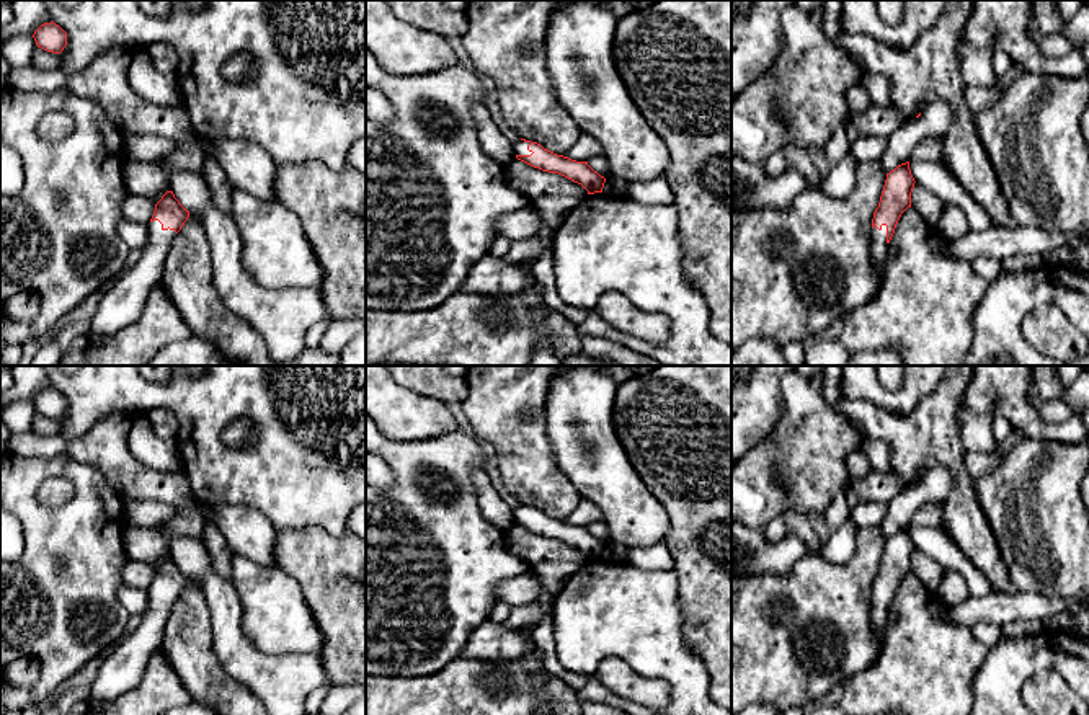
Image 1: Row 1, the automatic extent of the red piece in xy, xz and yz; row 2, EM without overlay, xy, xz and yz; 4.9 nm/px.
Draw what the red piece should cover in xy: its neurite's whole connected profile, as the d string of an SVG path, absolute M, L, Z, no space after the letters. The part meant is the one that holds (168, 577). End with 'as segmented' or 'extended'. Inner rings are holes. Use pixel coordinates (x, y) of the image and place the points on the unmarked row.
M167 557L155 570L149 591L149 609L140 624L127 632L109 651L91 686L95 702L109 702L136 689L147 671L152 655L160 650L165 624L175 601L189 583L173 557Z; extended

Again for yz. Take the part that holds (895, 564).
M909 527L898 531L887 539L885 552L880 562L878 573L872 584L870 617L878 638L885 642L887 615L895 599L901 580L911 573L911 558L914 544L909 535Z; extended

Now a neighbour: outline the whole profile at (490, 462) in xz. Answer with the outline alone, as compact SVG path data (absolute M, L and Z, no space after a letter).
M473 434L473 439L477 441L482 454L483 454L483 469L487 470L495 490L501 496L501 500L509 506L509 508L518 508L521 506L518 498L511 495L503 482L501 472L498 469L498 459L496 454L493 452L493 446L482 437Z

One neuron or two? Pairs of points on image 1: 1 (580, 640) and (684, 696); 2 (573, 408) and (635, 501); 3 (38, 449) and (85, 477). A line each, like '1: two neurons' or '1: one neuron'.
1: one neuron
2: one neuron
3: two neurons

